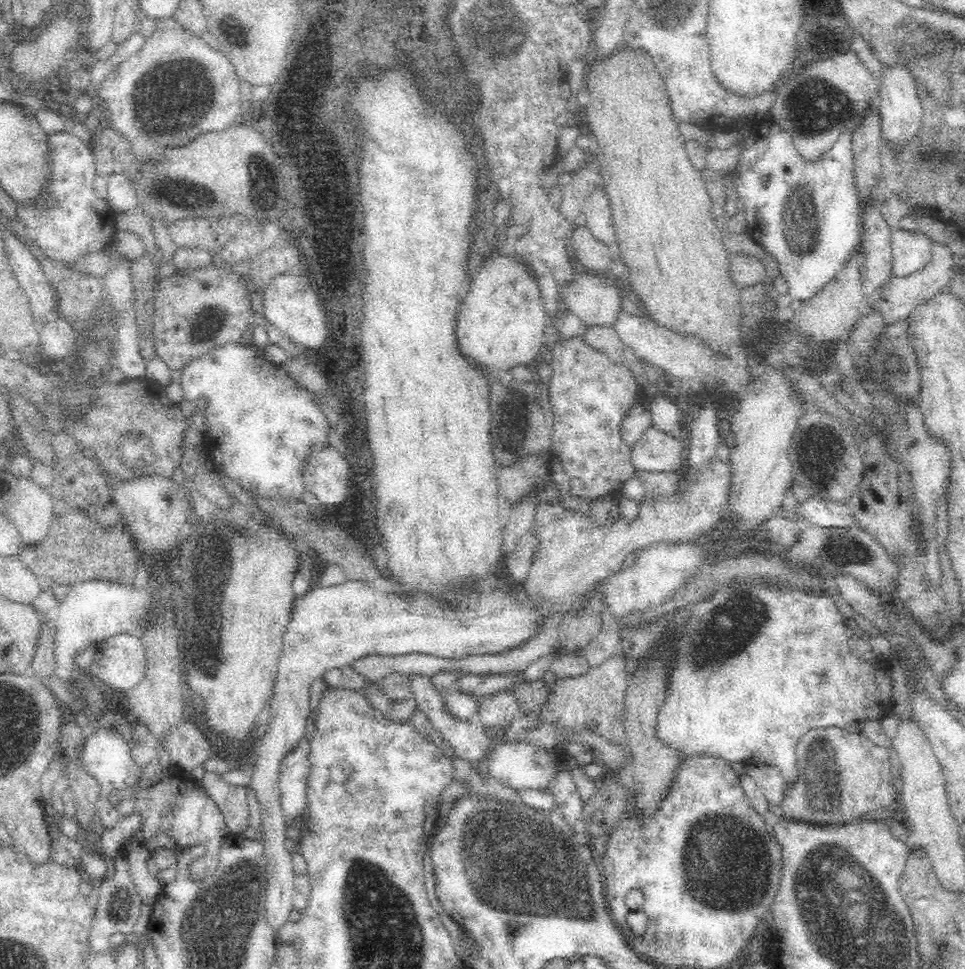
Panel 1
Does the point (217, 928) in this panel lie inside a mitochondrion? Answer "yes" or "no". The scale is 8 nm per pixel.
yes

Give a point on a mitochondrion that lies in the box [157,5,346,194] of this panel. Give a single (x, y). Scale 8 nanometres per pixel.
(237, 32)

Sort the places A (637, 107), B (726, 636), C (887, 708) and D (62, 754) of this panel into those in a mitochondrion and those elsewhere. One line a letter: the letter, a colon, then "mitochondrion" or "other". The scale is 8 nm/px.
A: other
B: mitochondrion
C: other
D: other

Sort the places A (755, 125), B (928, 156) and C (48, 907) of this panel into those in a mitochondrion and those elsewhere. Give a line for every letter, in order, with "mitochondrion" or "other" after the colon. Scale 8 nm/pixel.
A: other
B: other
C: other

